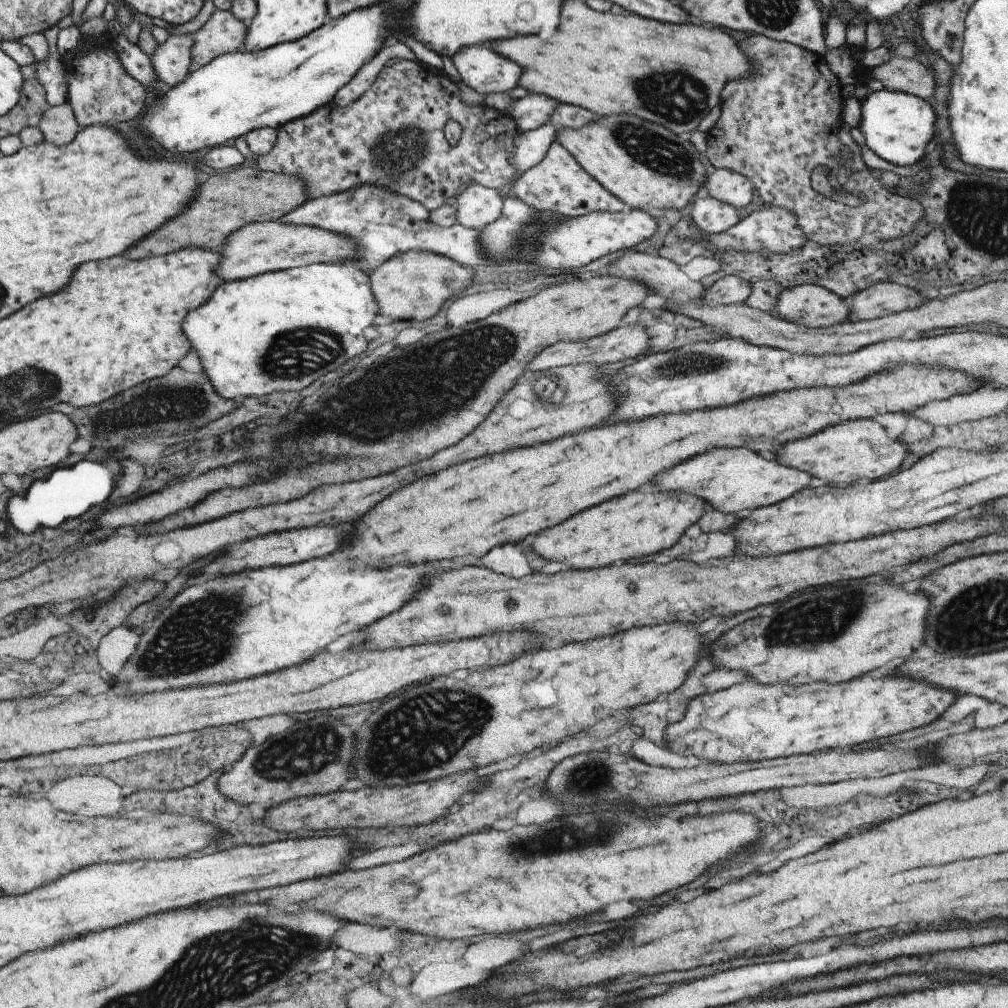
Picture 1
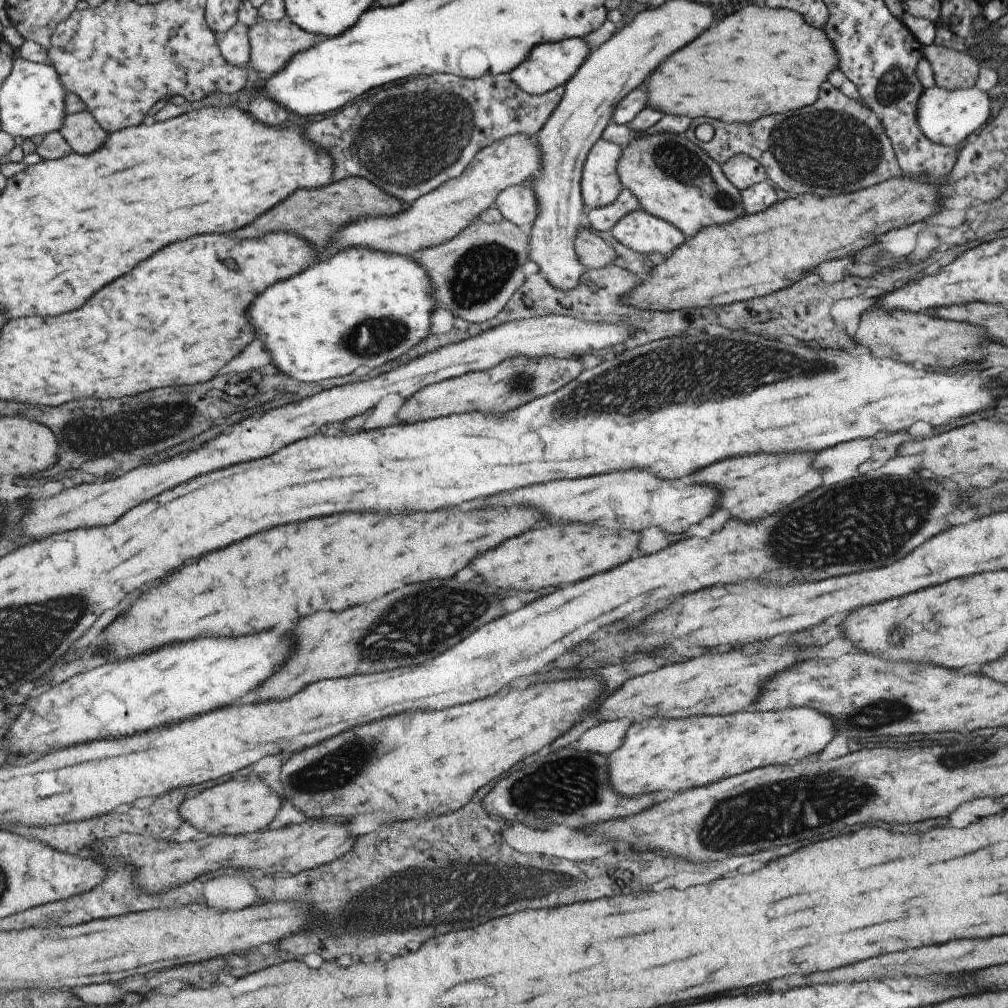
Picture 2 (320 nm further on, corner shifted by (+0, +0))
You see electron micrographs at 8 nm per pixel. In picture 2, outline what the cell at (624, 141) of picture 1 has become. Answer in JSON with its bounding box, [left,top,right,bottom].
[616,133,747,238]

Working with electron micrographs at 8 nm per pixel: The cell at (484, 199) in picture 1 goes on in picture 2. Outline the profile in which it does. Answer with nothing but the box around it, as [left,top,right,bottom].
[493,185,538,233]

